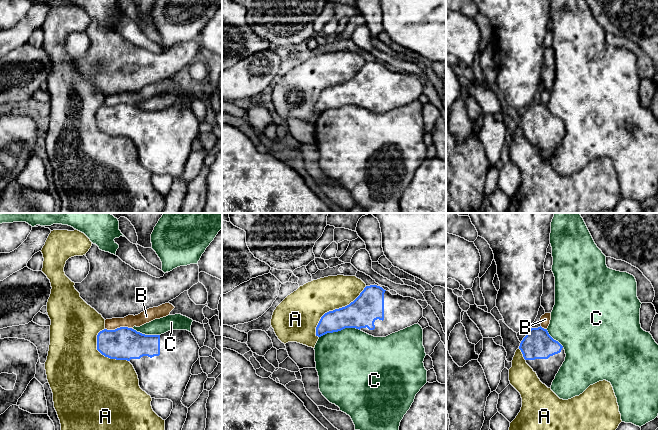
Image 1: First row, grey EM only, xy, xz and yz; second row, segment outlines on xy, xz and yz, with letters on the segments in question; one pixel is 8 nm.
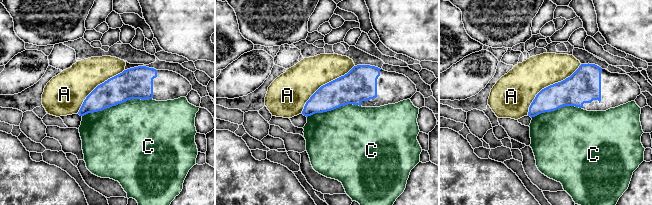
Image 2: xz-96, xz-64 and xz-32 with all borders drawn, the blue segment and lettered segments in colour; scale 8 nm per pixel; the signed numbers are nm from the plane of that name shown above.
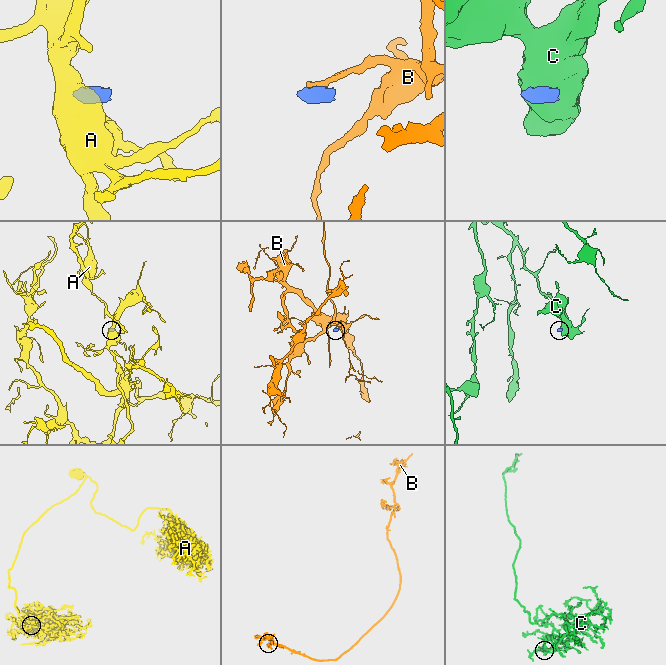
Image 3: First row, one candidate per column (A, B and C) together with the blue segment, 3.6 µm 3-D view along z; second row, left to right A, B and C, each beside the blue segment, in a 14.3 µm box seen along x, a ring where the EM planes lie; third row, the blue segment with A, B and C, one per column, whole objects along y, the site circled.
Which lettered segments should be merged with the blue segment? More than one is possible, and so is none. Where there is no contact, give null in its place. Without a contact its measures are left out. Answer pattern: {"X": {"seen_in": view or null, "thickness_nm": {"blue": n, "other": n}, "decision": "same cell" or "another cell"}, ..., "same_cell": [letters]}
{"A": {"seen_in": "xz", "thickness_nm": {"blue": 240, "other": 300}, "decision": "another cell"}, "B": {"seen_in": "xy", "thickness_nm": {"blue": 260, "other": 100}, "decision": "another cell"}, "C": {"seen_in": "xz", "thickness_nm": {"blue": 240, "other": 500}, "decision": "another cell"}, "same_cell": []}

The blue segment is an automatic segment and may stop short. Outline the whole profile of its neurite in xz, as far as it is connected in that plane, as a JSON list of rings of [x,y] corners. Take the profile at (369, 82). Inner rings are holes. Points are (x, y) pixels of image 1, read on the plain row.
[[[370,61],[349,81],[325,89],[316,103],[316,112],[321,113],[345,104],[356,104],[374,113],[386,113],[418,100],[422,93],[423,84],[416,75],[399,70],[392,71],[380,62]]]

